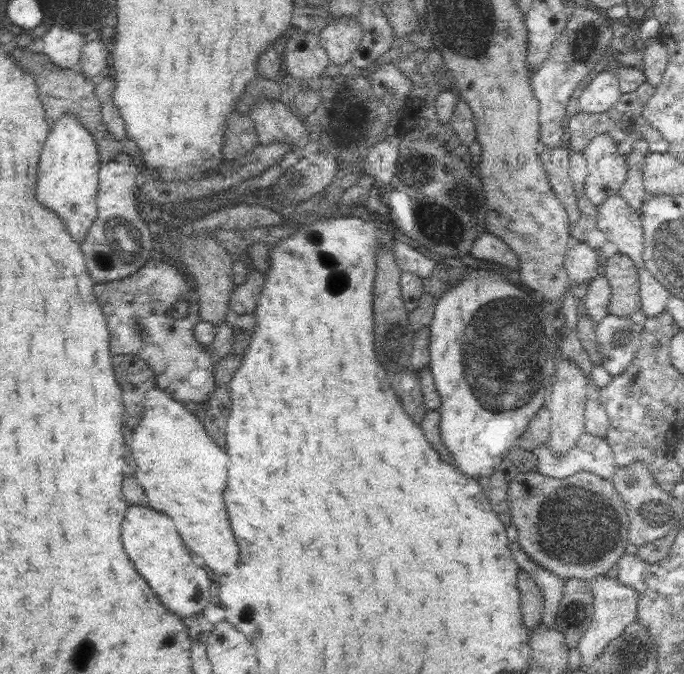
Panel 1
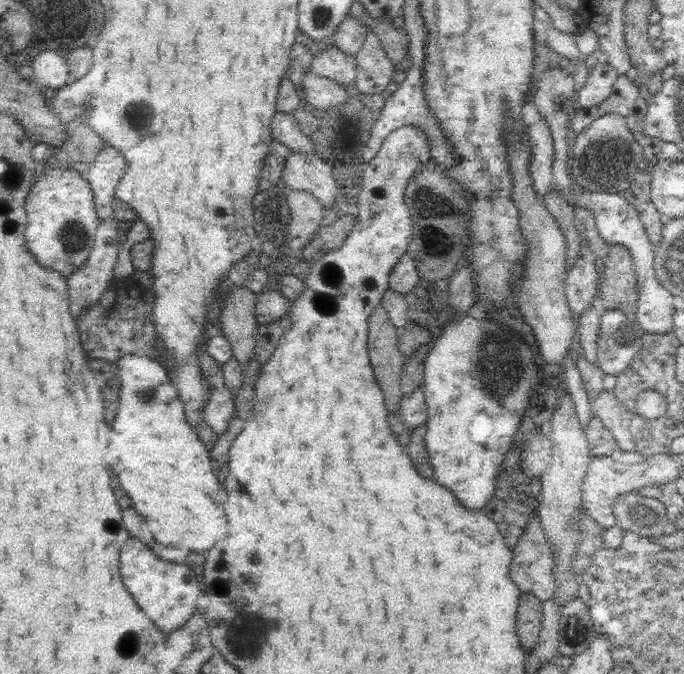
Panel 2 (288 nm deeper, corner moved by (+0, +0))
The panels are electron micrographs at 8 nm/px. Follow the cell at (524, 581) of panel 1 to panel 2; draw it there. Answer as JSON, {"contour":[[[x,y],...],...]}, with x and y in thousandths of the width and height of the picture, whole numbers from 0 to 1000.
{"contour":[[[762,878],[759,884],[759,899],[756,899],[756,947],[765,964],[779,964],[788,938],[791,938],[791,923],[794,923],[794,896],[773,878]]]}

